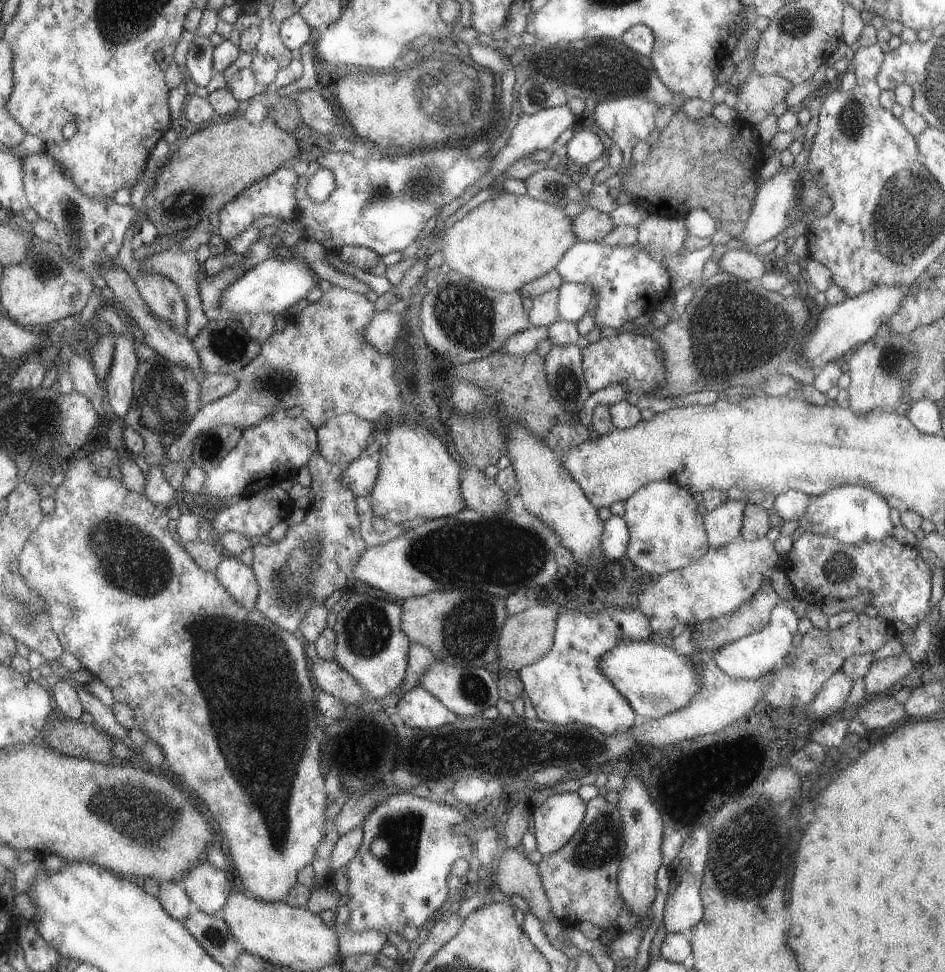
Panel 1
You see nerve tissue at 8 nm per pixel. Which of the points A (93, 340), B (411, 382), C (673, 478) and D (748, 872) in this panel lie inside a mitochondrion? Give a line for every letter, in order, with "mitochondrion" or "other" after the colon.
A: other
B: other
C: other
D: mitochondrion

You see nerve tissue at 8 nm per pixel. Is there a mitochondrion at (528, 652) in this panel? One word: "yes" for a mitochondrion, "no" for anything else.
no

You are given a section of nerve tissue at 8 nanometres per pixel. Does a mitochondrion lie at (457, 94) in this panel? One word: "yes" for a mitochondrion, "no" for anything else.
yes

